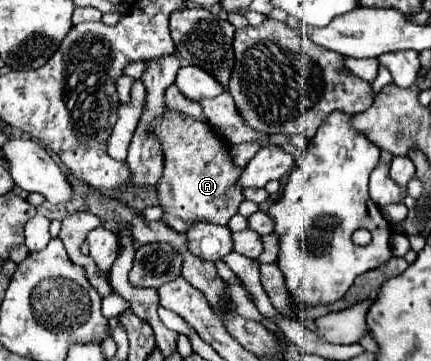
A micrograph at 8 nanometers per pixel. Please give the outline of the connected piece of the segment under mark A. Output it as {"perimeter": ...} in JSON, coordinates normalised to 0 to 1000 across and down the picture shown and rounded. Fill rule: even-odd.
{"perimeter":[[[383,313],[378,330],[360,335],[360,368],[369,368],[383,418],[383,468],[369,496],[369,568],[383,579],[383,618],[415,645],[434,645],[452,612],[527,623],[564,557],[545,524],[559,468],[536,452],[527,396],[480,346],[434,335],[415,313]]]}

